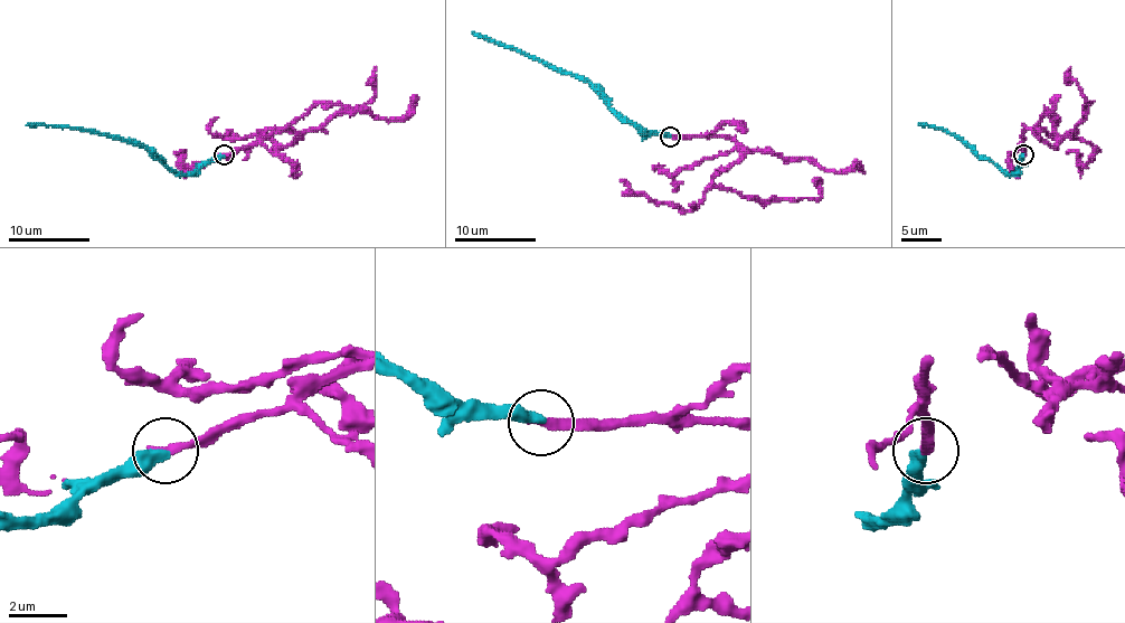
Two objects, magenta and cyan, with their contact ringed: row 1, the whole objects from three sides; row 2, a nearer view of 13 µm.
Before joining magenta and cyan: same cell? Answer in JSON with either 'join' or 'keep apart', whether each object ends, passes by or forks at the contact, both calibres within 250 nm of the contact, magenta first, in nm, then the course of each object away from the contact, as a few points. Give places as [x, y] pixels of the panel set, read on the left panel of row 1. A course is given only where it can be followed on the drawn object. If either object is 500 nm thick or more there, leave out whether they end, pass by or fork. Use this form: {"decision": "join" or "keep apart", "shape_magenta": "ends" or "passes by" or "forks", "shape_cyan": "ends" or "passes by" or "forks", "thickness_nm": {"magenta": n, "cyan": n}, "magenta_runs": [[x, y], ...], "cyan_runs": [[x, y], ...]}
{"decision": "join", "shape_magenta": "ends", "shape_cyan": "ends", "thickness_nm": {"magenta": 320, "cyan": 400}, "magenta_runs": [[224, 156], [286, 129], [295, 135], [289, 143], [266, 138], [319, 103], [366, 105], [376, 66]], "cyan_runs": [[224, 156], [204, 161], [190, 173], [176, 173], [141, 145], [81, 129], [26, 125]]}

